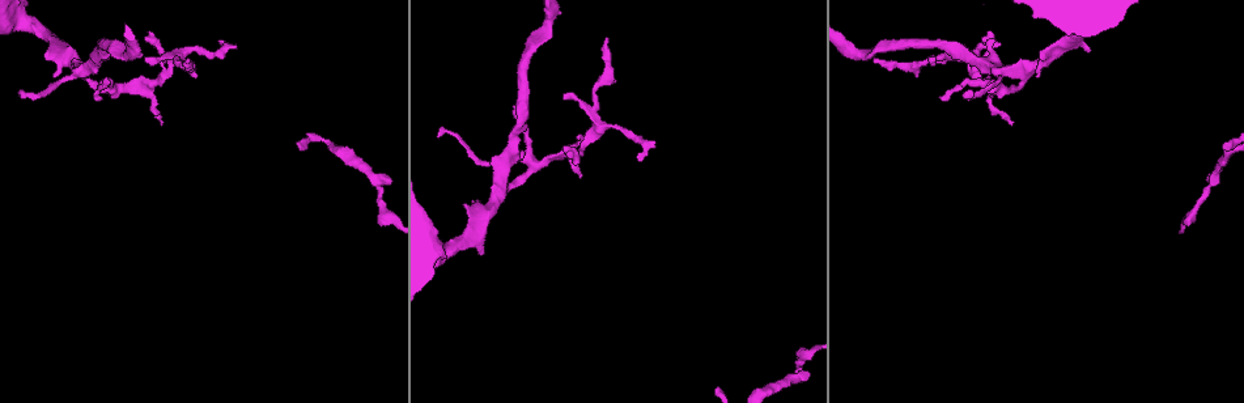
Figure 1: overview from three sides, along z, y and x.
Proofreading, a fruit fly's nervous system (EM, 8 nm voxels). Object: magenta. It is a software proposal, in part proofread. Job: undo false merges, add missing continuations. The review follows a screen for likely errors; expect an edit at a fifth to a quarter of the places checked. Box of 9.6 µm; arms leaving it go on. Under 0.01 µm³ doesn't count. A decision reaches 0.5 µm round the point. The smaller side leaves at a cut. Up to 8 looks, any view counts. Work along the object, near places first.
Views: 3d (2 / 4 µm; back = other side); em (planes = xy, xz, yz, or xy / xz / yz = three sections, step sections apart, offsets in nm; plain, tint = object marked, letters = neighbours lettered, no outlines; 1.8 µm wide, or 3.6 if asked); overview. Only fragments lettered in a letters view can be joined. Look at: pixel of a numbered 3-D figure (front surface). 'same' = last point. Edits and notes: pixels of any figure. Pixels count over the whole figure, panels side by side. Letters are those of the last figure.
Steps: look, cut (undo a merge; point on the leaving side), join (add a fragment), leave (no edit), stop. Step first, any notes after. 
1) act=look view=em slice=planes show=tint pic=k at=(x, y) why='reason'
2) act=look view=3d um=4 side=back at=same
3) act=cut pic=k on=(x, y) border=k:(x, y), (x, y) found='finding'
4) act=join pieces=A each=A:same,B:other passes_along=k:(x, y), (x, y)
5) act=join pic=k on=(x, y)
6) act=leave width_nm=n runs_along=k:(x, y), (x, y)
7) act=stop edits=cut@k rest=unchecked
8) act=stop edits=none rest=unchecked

act=look view=em slice=planes show=letters pic=1 at=(599, 127)

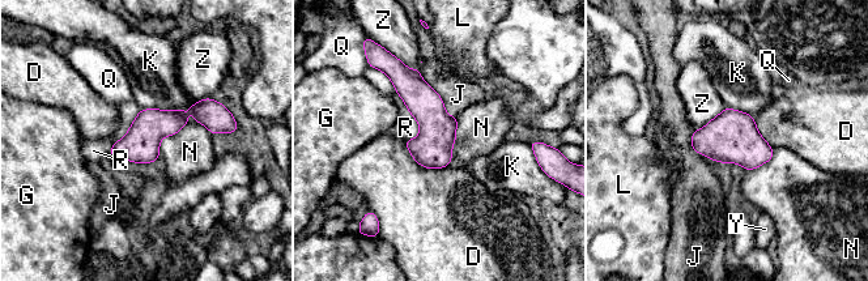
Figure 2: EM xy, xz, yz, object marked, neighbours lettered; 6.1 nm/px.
act=leave each=D:other,G:other,J:other,K:other,L:other,N:other,Q:other,R:other,Y:other,Z:other found='one cell here'

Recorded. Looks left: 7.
act=look view=em slice=xy step=16 show=tint pic=1 at=(115, 88) why='two arms in line, one across'

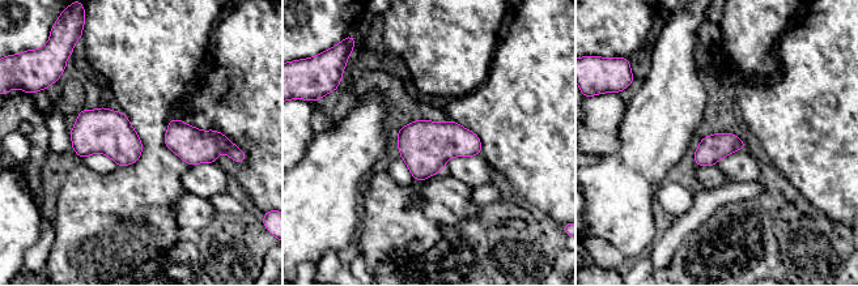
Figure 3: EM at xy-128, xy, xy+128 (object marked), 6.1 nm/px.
act=look view=em slice=planes show=letters at=same

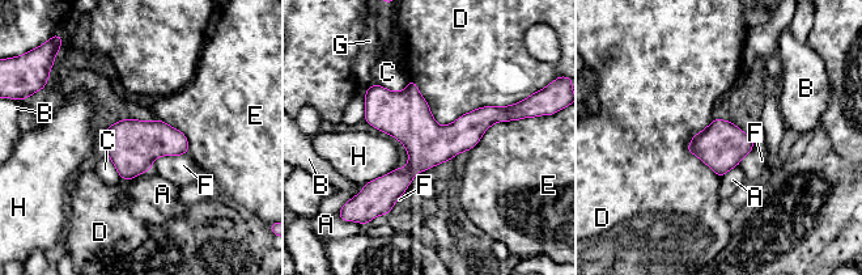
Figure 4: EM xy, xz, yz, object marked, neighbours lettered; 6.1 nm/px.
act=leave longest_contact=D:650nm each=A:other,B:other,C:other,D:other,E:other,F:other,G:other,H:other found='one cell here'

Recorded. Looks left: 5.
act=look view=3d um=4 side=back pic=1 at=(478, 252) why='an open end'

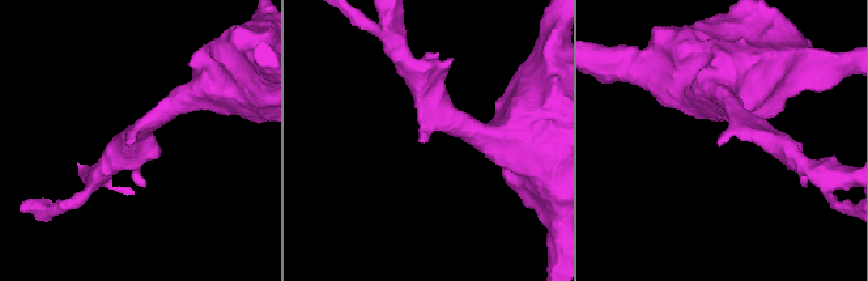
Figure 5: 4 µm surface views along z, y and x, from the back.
act=look view=em slice=planes show=letters pic=5 at=(425, 141)

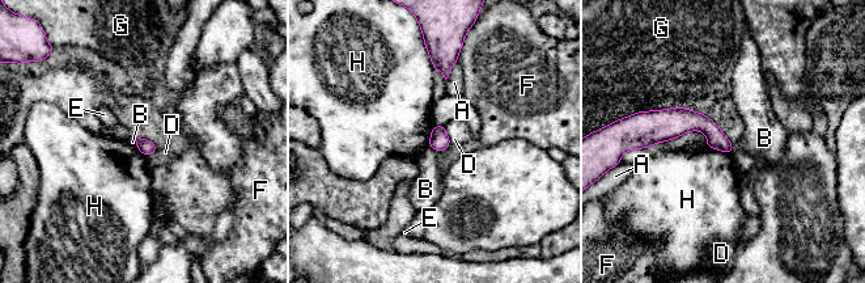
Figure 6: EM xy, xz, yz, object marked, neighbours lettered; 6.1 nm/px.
act=leave each=A:other,B:other,D:other,E:other,F:other,G:other,H:other border=6:(428, 146), (437, 152) found='no lettered fragment goes on from it'

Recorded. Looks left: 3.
act=stop edits=none rest=unchecked

